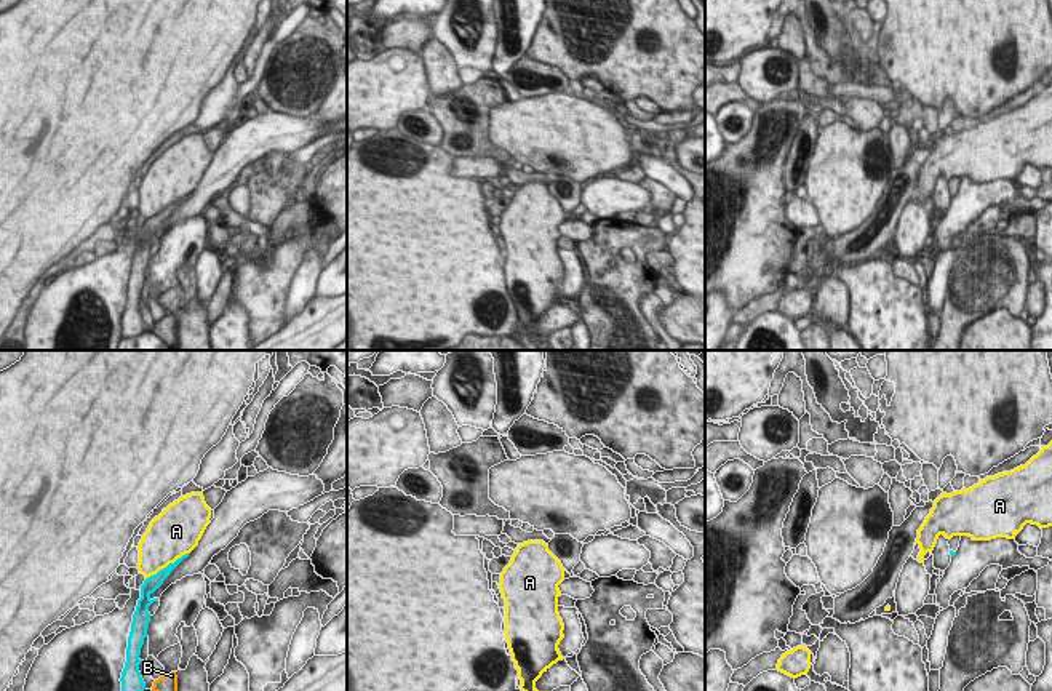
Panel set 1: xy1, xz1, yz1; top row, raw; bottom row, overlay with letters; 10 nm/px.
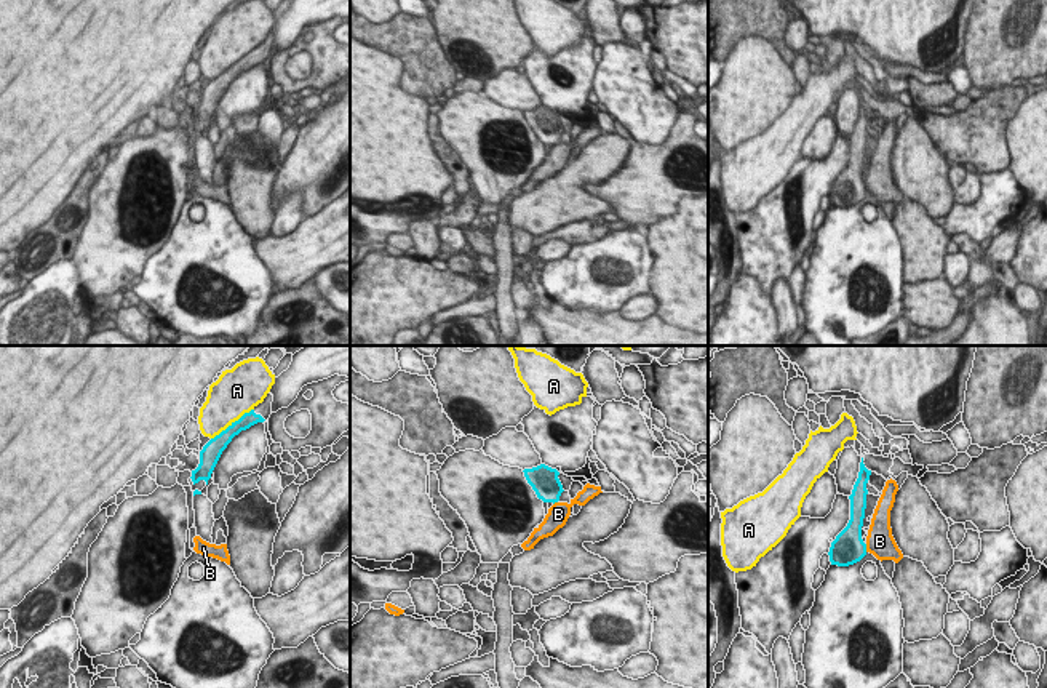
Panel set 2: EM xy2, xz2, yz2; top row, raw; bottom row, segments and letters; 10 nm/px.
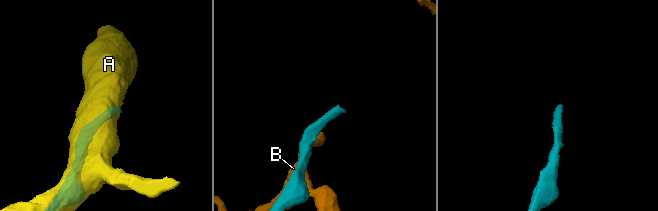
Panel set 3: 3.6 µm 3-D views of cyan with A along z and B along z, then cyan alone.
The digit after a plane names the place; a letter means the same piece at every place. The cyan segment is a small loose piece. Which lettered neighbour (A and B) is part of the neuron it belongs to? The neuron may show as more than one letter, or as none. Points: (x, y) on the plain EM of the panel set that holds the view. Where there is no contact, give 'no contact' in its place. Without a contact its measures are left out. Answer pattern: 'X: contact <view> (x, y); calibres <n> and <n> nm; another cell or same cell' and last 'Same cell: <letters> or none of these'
A: contact xy2 (232, 64); calibres 160 and 440 nm; another cell
B: contact yz2 (865, 189); calibres 320 and 280 nm; another cell
Same cell: none of these

